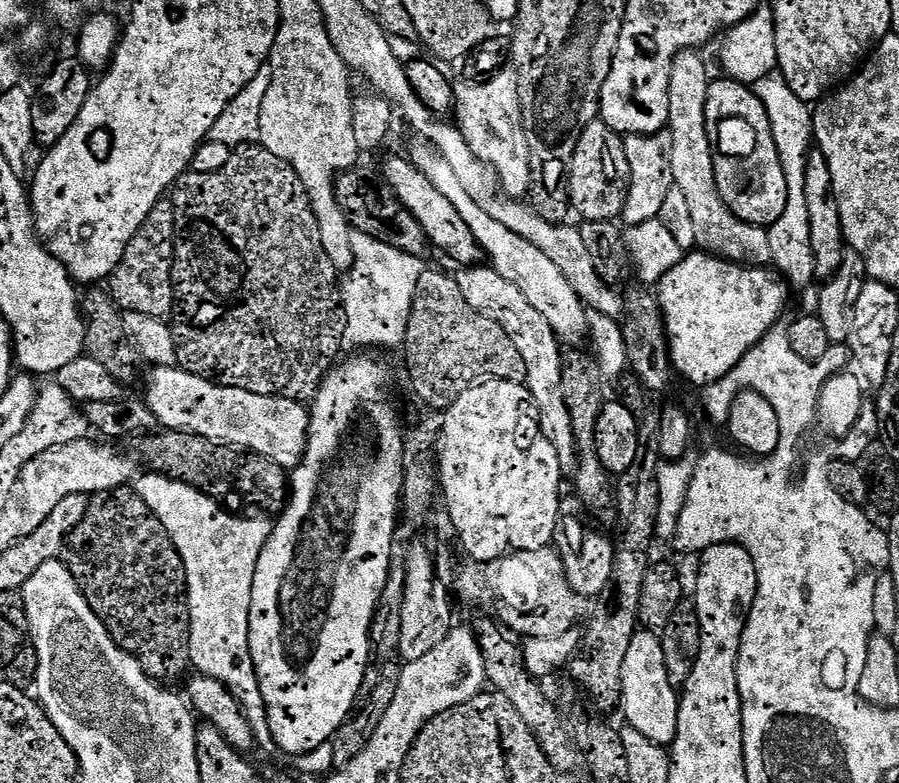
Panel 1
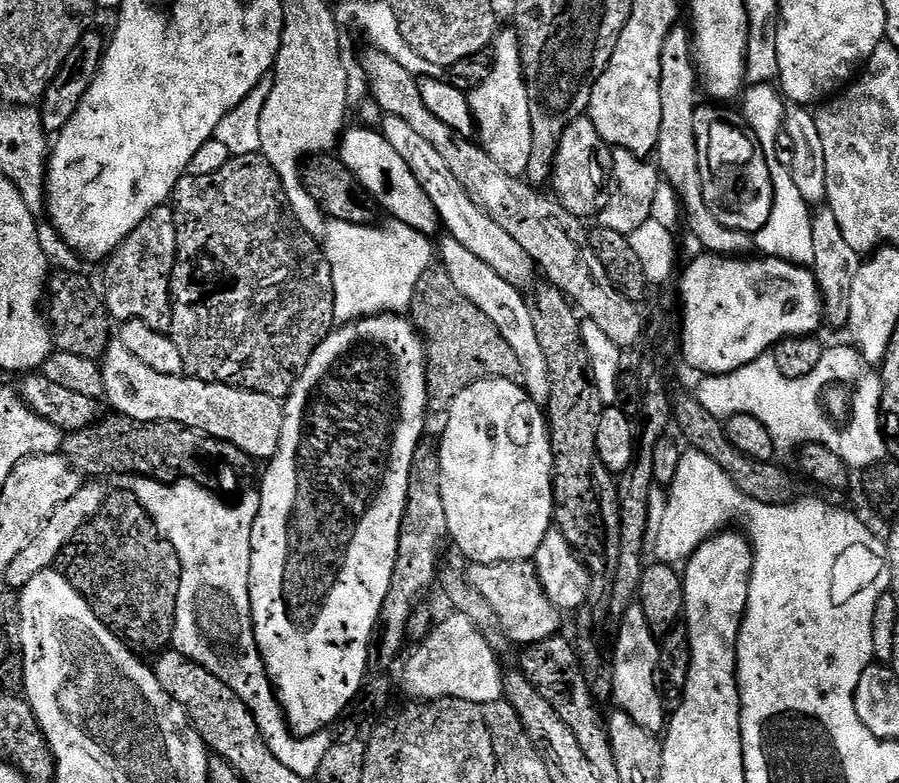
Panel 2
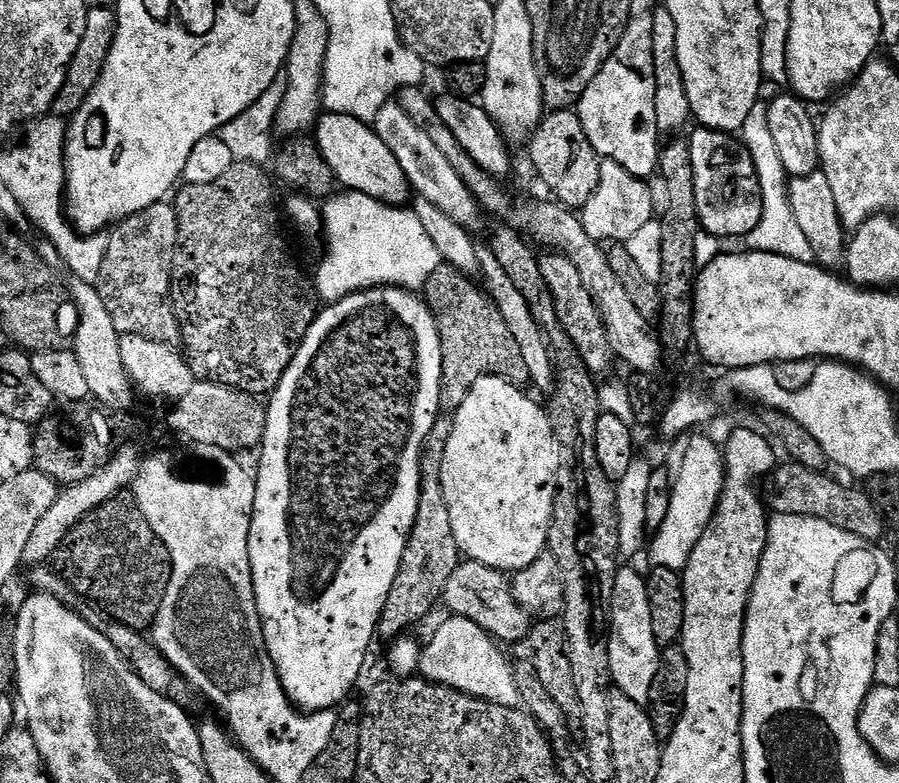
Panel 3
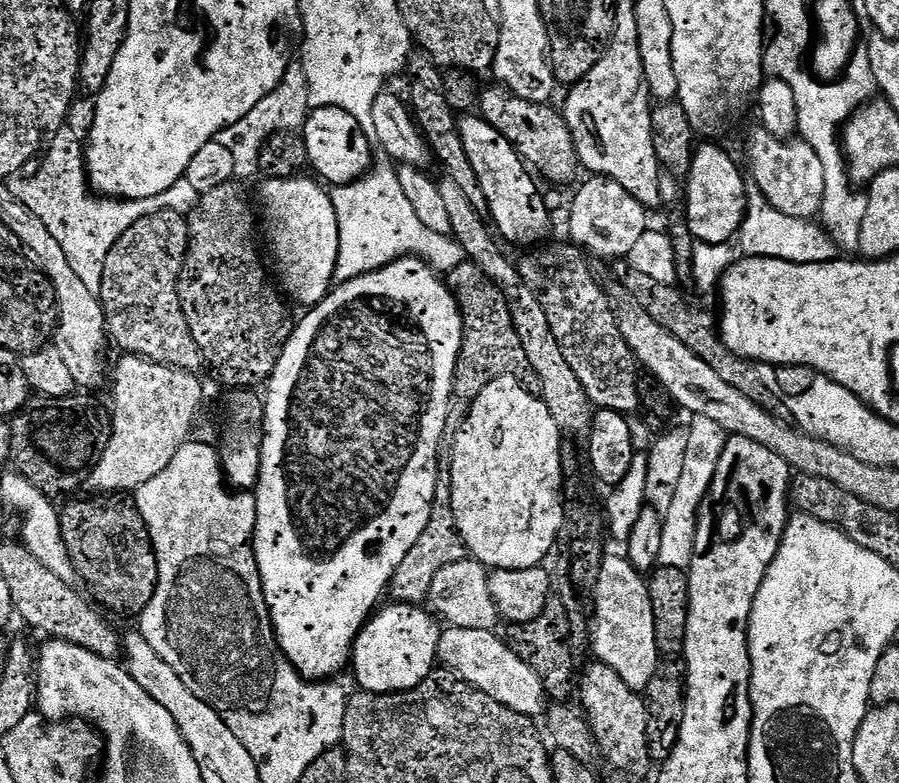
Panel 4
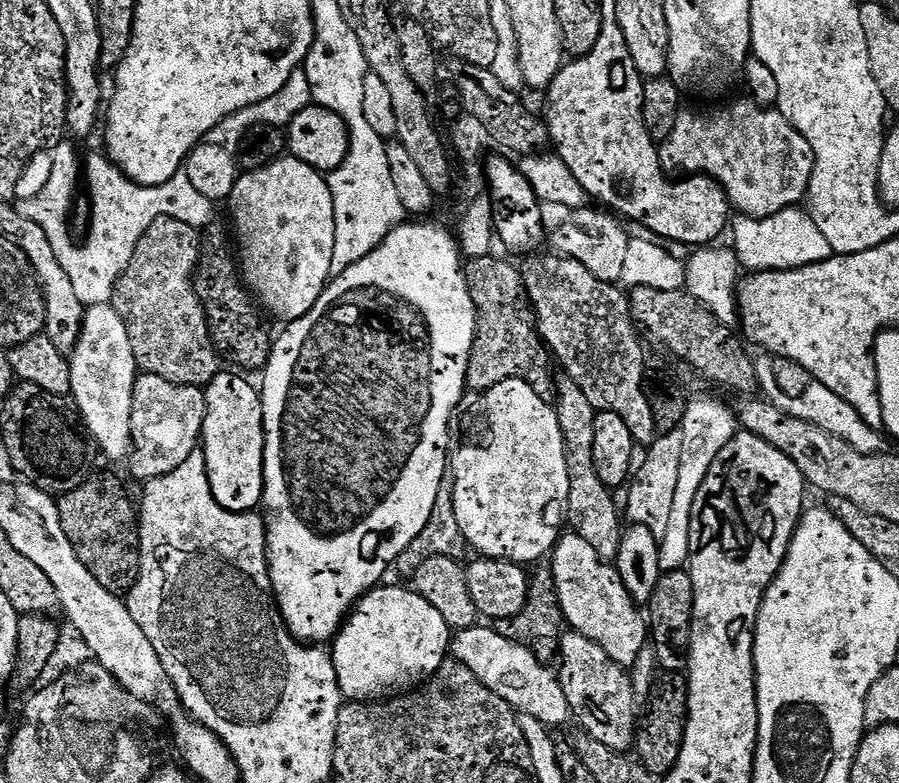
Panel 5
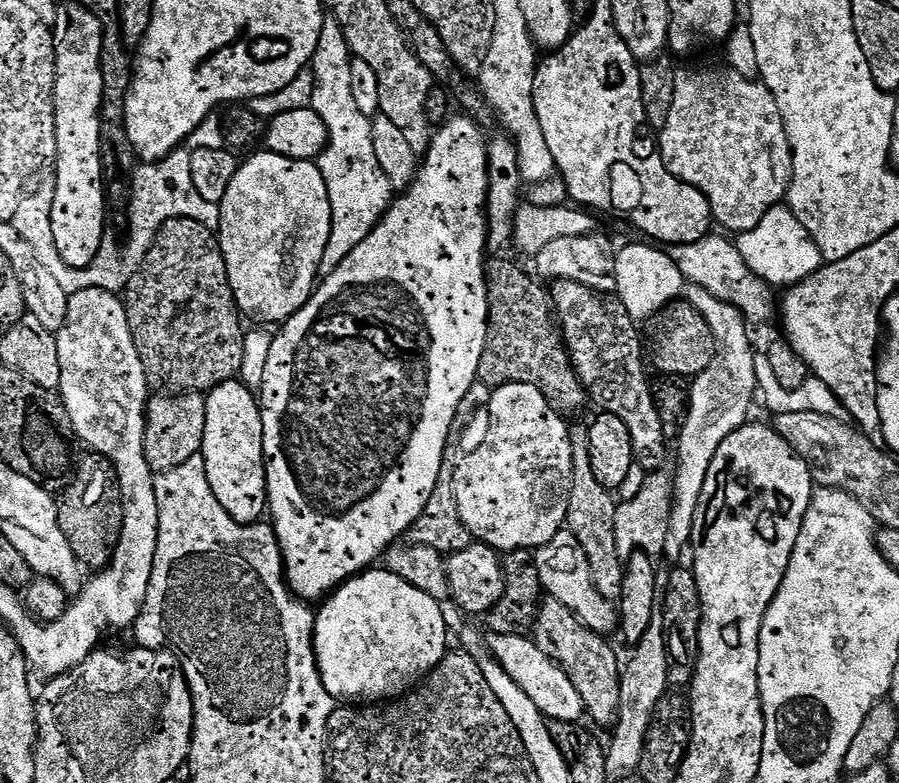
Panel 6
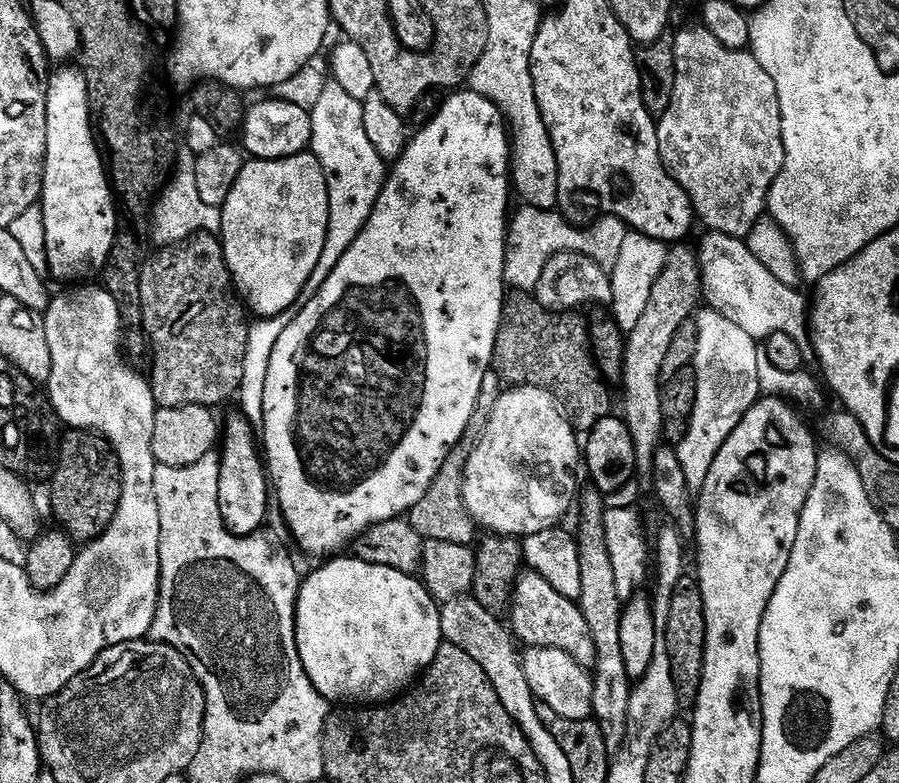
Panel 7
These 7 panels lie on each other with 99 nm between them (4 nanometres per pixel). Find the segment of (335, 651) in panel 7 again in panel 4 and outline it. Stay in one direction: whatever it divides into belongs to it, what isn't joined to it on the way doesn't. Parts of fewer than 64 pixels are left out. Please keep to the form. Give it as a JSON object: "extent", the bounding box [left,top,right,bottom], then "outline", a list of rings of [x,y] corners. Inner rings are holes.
{"extent":[350,602,442,696],"outline":[[[395,602],[386,604],[358,634],[356,643],[352,646],[350,661],[350,672],[356,675],[356,680],[360,683],[357,685],[363,691],[379,696],[387,692],[408,692],[411,688],[418,687],[432,673],[438,660],[438,642],[442,631],[433,613],[423,612],[423,607]]]}

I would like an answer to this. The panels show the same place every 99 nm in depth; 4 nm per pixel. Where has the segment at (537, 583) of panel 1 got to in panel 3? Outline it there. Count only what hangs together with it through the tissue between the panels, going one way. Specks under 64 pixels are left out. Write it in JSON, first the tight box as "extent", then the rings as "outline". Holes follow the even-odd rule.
{"extent":[442,559,530,646],"outline":[[[465,559],[454,570],[454,574],[450,574],[450,582],[446,582],[442,604],[443,607],[449,608],[447,611],[451,615],[474,622],[493,640],[505,640],[508,646],[514,646],[519,640],[526,638],[530,627],[529,614],[522,610],[522,606],[514,598],[509,577],[497,568],[482,566],[473,560]]]}

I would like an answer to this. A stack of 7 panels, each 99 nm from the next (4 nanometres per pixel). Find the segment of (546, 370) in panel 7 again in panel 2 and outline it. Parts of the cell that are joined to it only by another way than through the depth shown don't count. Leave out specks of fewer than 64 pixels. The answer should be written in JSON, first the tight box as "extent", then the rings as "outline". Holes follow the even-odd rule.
{"extent":[410,266,523,413],"outline":[[[433,266],[422,274],[422,278],[416,287],[416,293],[412,299],[410,319],[416,326],[416,331],[424,337],[424,349],[428,359],[428,402],[433,413],[443,413],[454,398],[466,386],[470,386],[479,380],[509,380],[515,384],[523,381],[522,366],[518,363],[518,354],[510,350],[510,342],[502,338],[498,326],[474,302],[462,298],[454,282],[450,282],[450,274],[443,266]]]}

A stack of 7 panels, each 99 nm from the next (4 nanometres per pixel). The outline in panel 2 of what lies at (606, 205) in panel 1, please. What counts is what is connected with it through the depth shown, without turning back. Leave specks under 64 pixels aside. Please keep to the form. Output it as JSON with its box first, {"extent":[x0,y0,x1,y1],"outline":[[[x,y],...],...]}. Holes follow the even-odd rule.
{"extent":[551,115,613,218],"outline":[[[587,115],[579,116],[562,134],[562,142],[556,151],[556,160],[552,164],[551,187],[556,187],[554,191],[555,199],[560,201],[560,205],[572,216],[587,218],[595,217],[606,206],[608,193],[610,191],[610,173],[612,170],[613,149],[598,134],[594,122],[588,119]]]}

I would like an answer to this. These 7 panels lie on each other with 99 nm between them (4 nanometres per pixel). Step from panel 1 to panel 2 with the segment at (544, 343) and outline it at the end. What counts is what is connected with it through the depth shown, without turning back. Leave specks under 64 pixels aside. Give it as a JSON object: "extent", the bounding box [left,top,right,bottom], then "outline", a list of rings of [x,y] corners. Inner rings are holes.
{"extent":[438,234,550,405],"outline":[[[444,234],[439,240],[438,260],[450,274],[450,282],[454,282],[462,298],[474,302],[474,306],[478,306],[478,310],[482,310],[482,314],[486,314],[486,318],[490,318],[494,326],[498,326],[502,338],[510,342],[510,350],[518,354],[518,363],[522,366],[524,375],[522,387],[528,391],[528,397],[538,405],[547,405],[550,398],[550,366],[546,366],[546,350],[542,350],[542,342],[538,338],[538,330],[534,326],[532,310],[525,293],[506,282],[502,274],[494,274],[494,270],[490,270],[490,266],[486,266],[482,258],[466,250],[466,246],[462,246],[462,242],[458,242],[453,236]]]}

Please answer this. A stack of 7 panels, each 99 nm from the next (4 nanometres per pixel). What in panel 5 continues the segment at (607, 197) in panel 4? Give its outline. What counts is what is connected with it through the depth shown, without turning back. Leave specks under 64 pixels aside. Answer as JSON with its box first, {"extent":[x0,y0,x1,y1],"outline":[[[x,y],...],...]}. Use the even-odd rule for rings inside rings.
{"extent":[551,206,629,284],"outline":[[[585,206],[575,209],[570,222],[566,222],[566,226],[562,226],[557,232],[551,233],[551,251],[568,256],[574,262],[582,262],[582,266],[586,266],[586,270],[590,270],[594,278],[607,284],[616,284],[622,281],[622,265],[626,262],[629,242],[628,229],[611,211],[596,208]]]}

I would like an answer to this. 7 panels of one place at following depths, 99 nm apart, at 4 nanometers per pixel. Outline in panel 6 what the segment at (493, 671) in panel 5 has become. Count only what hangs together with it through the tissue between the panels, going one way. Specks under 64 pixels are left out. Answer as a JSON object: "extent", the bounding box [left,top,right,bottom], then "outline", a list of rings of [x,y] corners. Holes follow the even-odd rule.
{"extent":[486,634,585,724],"outline":[[[492,634],[487,637],[486,643],[493,658],[504,667],[506,674],[510,674],[510,678],[514,678],[514,682],[518,682],[518,686],[522,686],[522,690],[526,690],[526,694],[530,694],[534,706],[538,706],[538,710],[548,720],[574,724],[585,715],[584,703],[582,698],[578,698],[578,690],[574,690],[574,682],[570,682],[559,664],[538,650],[535,639],[527,635]]]}

